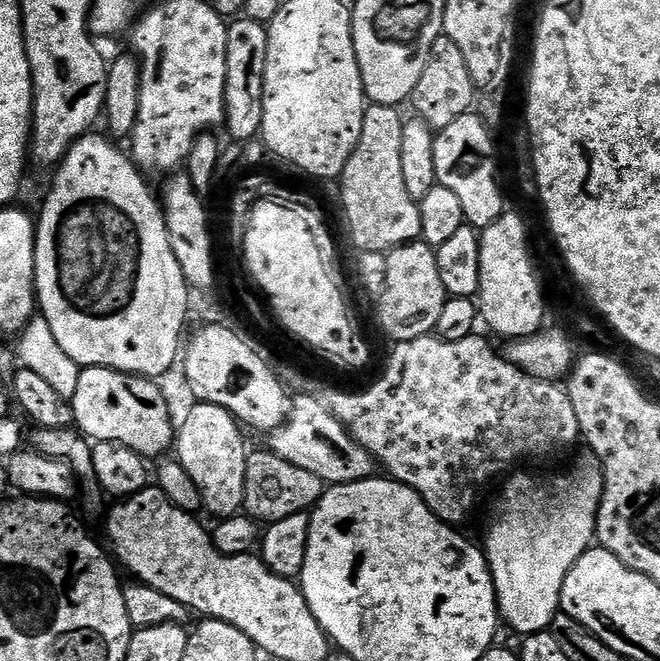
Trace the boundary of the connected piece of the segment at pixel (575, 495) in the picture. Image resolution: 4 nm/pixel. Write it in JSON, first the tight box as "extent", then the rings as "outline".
{"extent":[482,459,604,637],"outline":[[[587,459],[578,461],[569,472],[560,472],[549,480],[509,475],[508,485],[504,488],[504,504],[497,506],[497,516],[489,522],[488,533],[482,539],[501,621],[523,637],[551,629],[552,620],[560,612],[566,574],[596,540],[596,515],[604,493],[604,470],[595,459]]]}

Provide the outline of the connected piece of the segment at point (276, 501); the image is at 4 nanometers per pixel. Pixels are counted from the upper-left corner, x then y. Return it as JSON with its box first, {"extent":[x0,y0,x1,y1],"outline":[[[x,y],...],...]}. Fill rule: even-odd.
{"extent":[243,450,326,522],"outline":[[[267,450],[249,451],[246,462],[246,490],[243,511],[257,522],[271,522],[290,518],[290,514],[308,512],[315,508],[326,491],[326,485],[318,474],[302,470],[299,466],[278,458]],[[264,520],[264,521],[263,521]]]}

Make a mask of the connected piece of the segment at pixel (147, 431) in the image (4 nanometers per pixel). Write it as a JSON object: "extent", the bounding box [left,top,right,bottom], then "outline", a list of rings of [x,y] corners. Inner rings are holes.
{"extent":[70,368,174,458],"outline":[[[86,368],[80,373],[70,403],[75,427],[89,441],[121,444],[145,458],[163,457],[164,451],[173,447],[174,412],[155,379],[113,368]]]}

